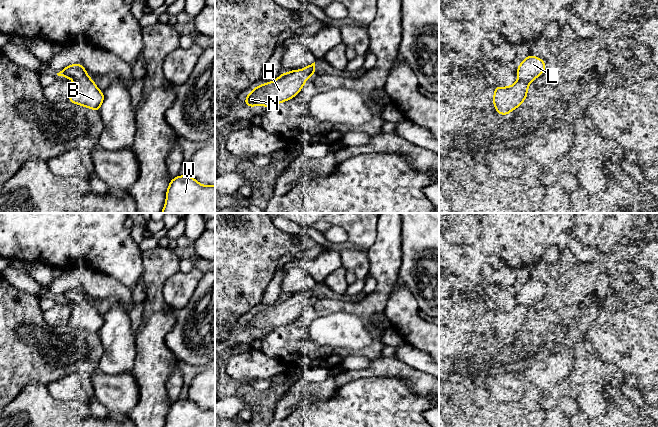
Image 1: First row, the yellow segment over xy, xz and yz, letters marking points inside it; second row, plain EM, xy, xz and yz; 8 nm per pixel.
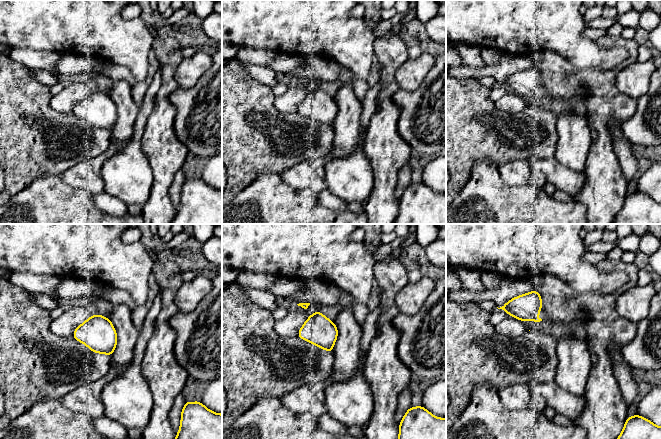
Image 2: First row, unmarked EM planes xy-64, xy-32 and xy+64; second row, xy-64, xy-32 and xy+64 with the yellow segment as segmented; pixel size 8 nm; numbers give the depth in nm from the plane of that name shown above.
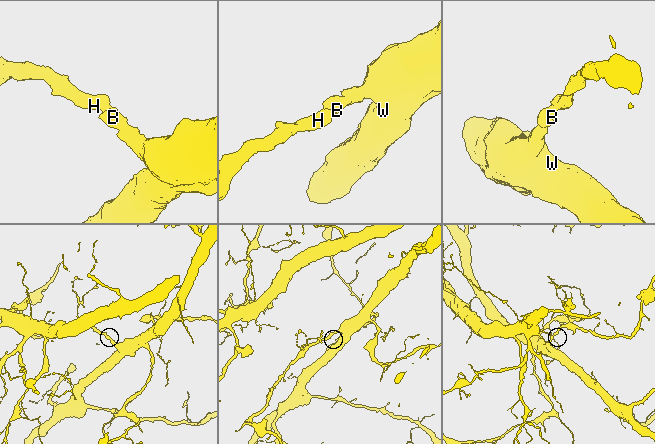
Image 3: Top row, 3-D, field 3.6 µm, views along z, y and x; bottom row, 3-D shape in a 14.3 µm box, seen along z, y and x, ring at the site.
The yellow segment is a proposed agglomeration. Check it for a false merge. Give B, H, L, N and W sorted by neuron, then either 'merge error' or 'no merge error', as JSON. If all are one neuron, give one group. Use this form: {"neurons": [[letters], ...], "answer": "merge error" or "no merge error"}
{"neurons": [["B", "H", "L", "N", "W"]], "answer": "no merge error"}

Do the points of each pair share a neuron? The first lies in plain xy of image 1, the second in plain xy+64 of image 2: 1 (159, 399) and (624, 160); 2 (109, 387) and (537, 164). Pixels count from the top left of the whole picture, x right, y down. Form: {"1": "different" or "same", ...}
{"1": "different", "2": "same"}

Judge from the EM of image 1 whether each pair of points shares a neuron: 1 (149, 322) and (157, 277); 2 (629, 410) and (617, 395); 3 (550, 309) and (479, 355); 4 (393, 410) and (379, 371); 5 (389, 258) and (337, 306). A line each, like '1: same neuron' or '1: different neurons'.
1: same neuron
2: same neuron
3: different neurons
4: different neurons
5: same neuron

